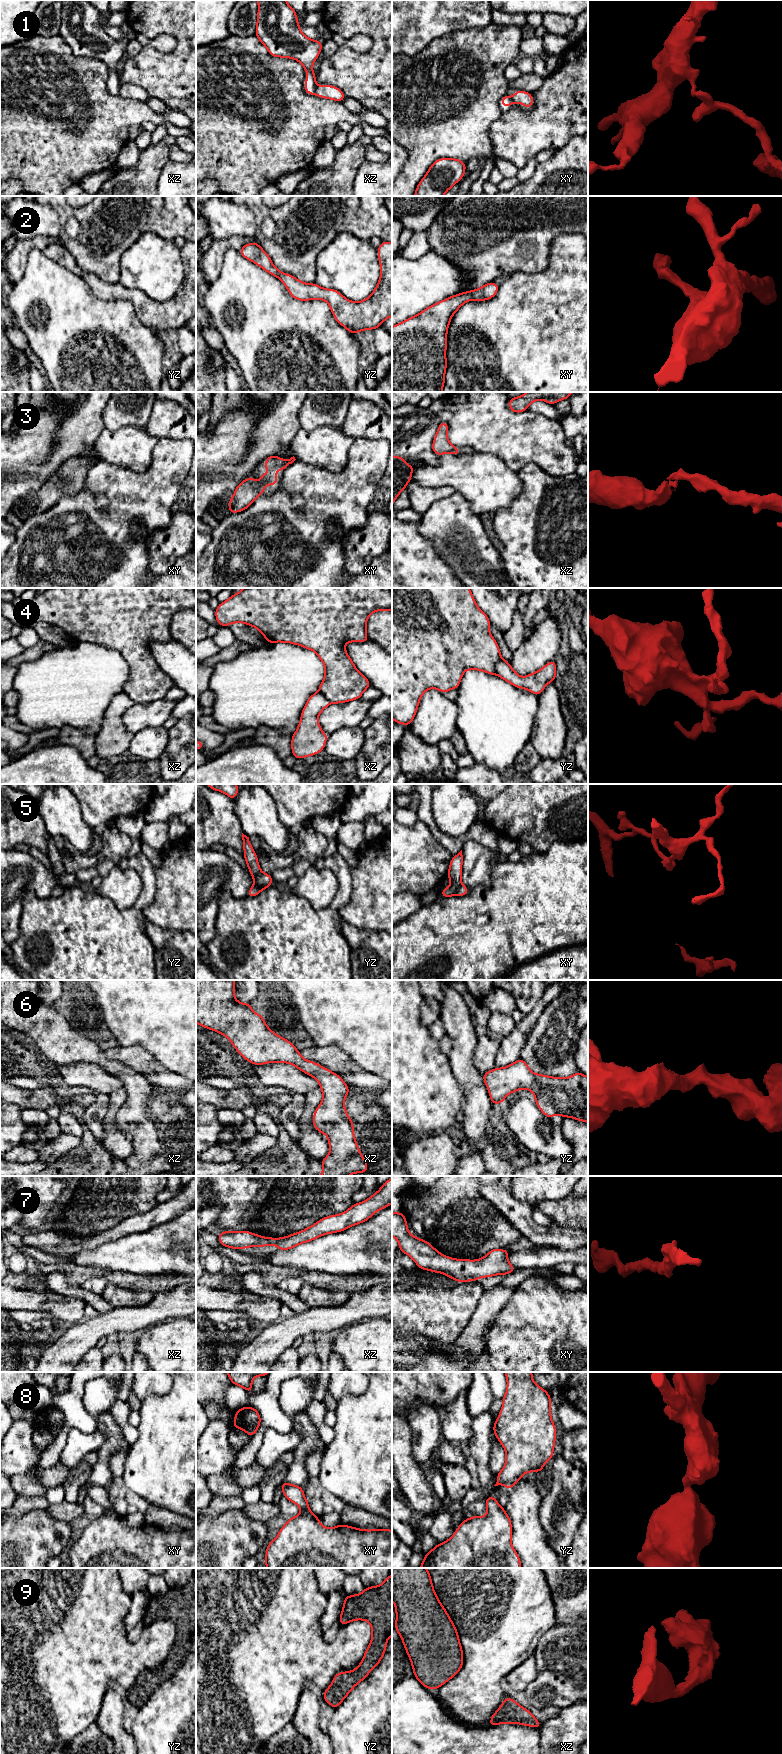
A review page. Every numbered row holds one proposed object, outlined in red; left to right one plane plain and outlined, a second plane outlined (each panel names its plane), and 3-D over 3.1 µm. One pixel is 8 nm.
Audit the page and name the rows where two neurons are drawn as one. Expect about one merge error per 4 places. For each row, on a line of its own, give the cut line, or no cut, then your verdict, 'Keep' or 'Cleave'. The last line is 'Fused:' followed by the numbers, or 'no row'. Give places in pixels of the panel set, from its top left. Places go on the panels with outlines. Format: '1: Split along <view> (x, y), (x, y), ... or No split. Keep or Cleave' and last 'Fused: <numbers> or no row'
1: No split. Keep
2: No split. Keep
3: No split. Keep
4: Split along yz (501, 658), (496, 665), (496, 674). Cleave
5: Split along xy (460, 884), (452, 895). Cleave
6: No split. Keep
7: No split. Keep
8: No split. Keep
9: No split. Keep
Fused: 4, 5

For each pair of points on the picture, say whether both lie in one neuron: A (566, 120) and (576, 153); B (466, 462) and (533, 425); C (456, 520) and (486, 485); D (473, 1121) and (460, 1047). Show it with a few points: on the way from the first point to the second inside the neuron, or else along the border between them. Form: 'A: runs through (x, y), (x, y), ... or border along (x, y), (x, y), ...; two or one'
A: border along (577, 135), (574, 135), (556, 150); two
B: border along (475, 451), (492, 452), (505, 462); two
C: border along (456, 491), (468, 502), (469, 508), (478, 515); two
D: runs through (473, 1103), (473, 1085), (462, 1065); one

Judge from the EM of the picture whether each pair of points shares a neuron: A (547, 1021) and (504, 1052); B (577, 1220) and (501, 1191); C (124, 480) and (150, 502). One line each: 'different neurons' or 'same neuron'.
A: different neurons
B: different neurons
C: same neuron

